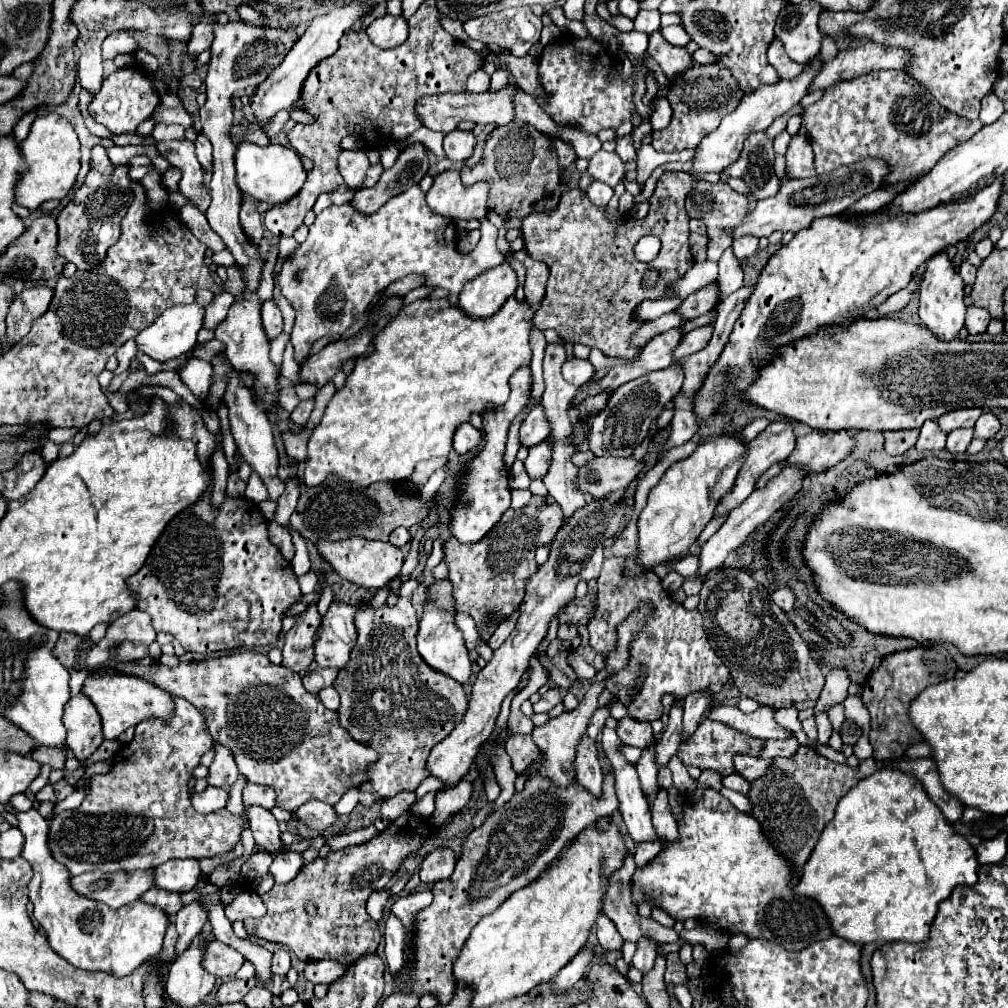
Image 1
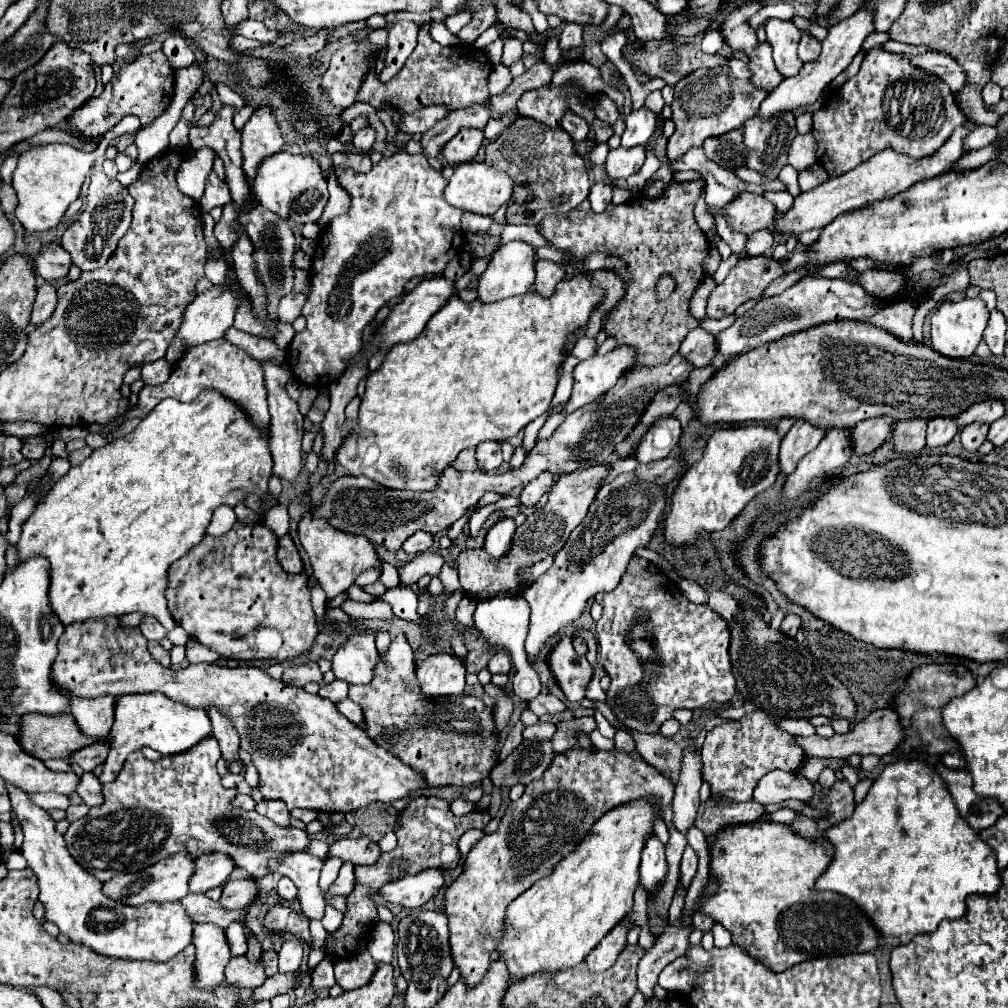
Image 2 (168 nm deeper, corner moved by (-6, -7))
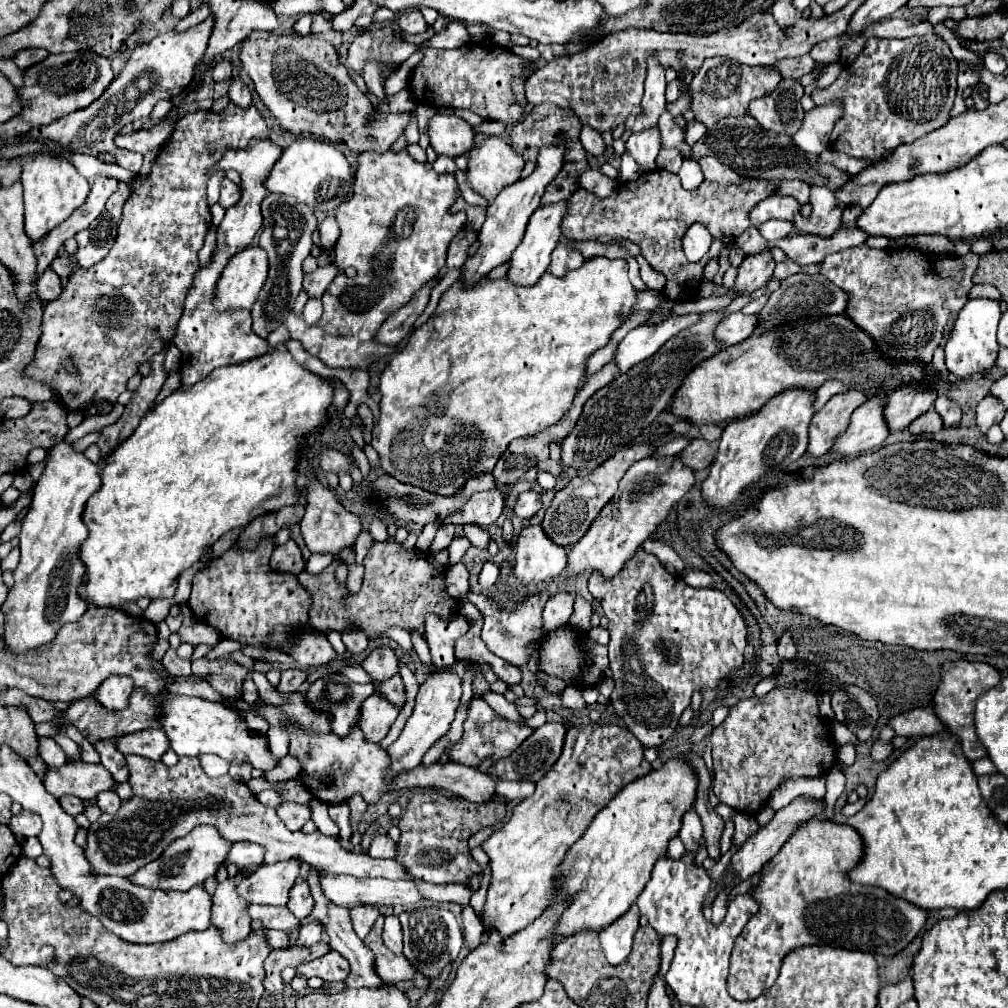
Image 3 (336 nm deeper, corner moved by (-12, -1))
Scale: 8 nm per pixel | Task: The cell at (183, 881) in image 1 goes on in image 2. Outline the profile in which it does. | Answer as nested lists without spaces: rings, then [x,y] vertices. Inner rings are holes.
[[[219,852],[197,858],[195,874],[191,876],[189,882],[189,892],[207,892],[215,886],[221,886],[235,868],[237,866],[233,864],[233,860],[229,860],[229,856]]]

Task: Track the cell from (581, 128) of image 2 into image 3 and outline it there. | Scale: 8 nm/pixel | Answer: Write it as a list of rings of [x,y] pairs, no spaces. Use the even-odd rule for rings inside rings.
[[[583,126],[583,130],[581,130],[581,144],[593,156],[603,154],[605,148],[607,148],[605,142],[603,142],[603,138],[601,138],[601,134],[595,132],[591,126]]]

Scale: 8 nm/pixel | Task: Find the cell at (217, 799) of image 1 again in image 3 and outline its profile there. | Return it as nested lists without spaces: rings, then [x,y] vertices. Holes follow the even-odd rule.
[[[263,790],[263,792],[259,792],[259,794],[257,794],[257,800],[263,802],[265,806],[271,806],[271,808],[275,808],[277,804],[283,802],[275,790]]]

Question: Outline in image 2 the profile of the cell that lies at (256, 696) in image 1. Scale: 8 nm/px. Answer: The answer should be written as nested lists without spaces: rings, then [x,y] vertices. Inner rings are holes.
[[[119,618],[105,620],[85,620],[77,624],[65,626],[57,642],[57,658],[51,668],[51,680],[61,690],[69,690],[77,698],[97,698],[103,694],[125,696],[125,694],[143,694],[143,692],[161,692],[171,700],[193,708],[211,708],[215,706],[221,714],[229,716],[241,736],[241,748],[251,754],[253,764],[259,770],[261,778],[261,794],[265,798],[277,798],[293,808],[309,808],[317,812],[353,812],[369,806],[371,802],[393,802],[415,794],[419,790],[429,788],[425,776],[421,772],[407,768],[397,756],[385,752],[385,748],[377,746],[369,740],[369,734],[357,728],[353,722],[345,720],[345,716],[335,708],[333,702],[307,694],[303,688],[293,688],[281,684],[281,680],[271,678],[263,668],[255,666],[239,666],[227,668],[217,664],[191,664],[187,668],[169,670],[153,660],[147,650],[147,638],[139,628],[121,626]]]

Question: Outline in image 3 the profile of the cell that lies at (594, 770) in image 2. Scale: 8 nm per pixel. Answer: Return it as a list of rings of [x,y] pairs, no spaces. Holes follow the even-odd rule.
[[[591,724],[591,726],[575,726],[567,730],[565,746],[563,746],[563,754],[559,756],[559,762],[555,762],[555,766],[551,766],[551,770],[537,782],[535,794],[521,800],[513,808],[513,814],[507,820],[507,824],[501,830],[493,832],[481,844],[481,848],[489,856],[489,868],[491,868],[485,906],[483,906],[483,912],[477,914],[485,932],[487,934],[497,932],[501,938],[509,938],[511,934],[531,924],[537,916],[541,916],[541,912],[555,898],[553,878],[557,874],[555,870],[559,862],[563,860],[563,854],[573,846],[573,842],[577,842],[585,834],[595,814],[601,808],[605,808],[619,790],[623,790],[629,782],[637,780],[639,776],[649,774],[651,770],[653,766],[643,758],[641,742],[627,728],[621,728],[615,724],[609,724],[609,726]]]

